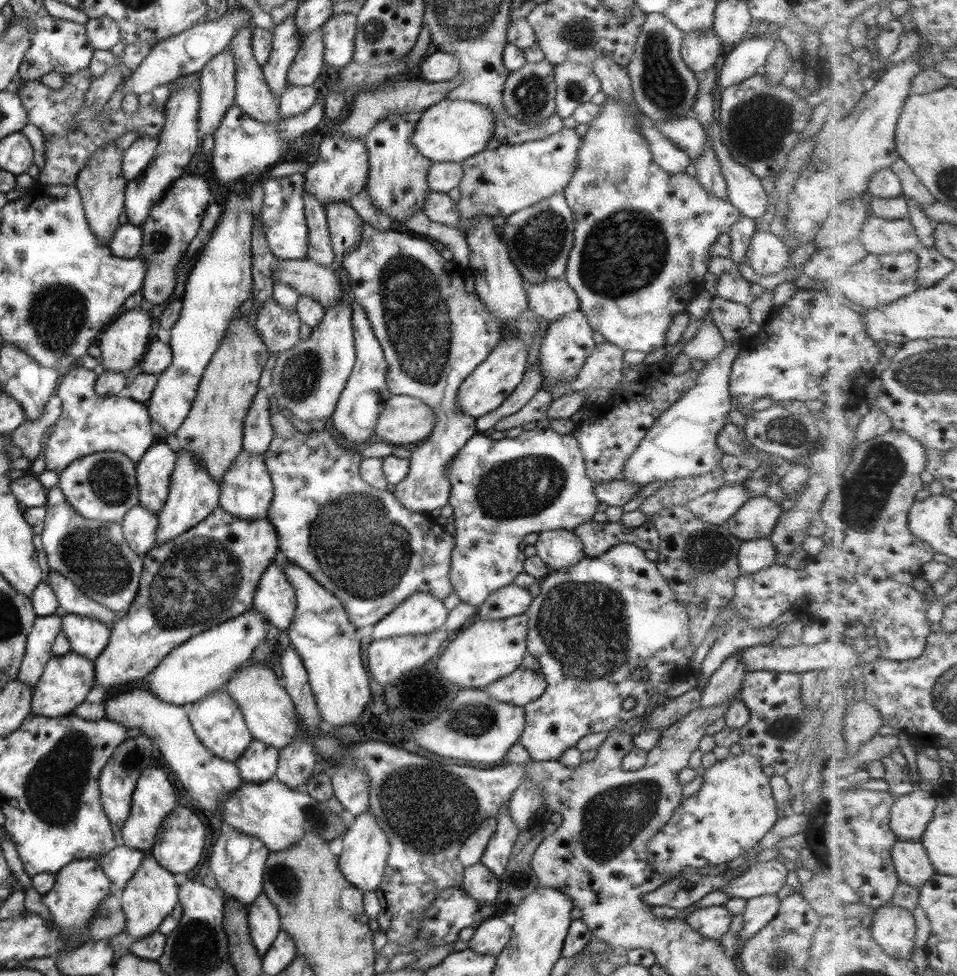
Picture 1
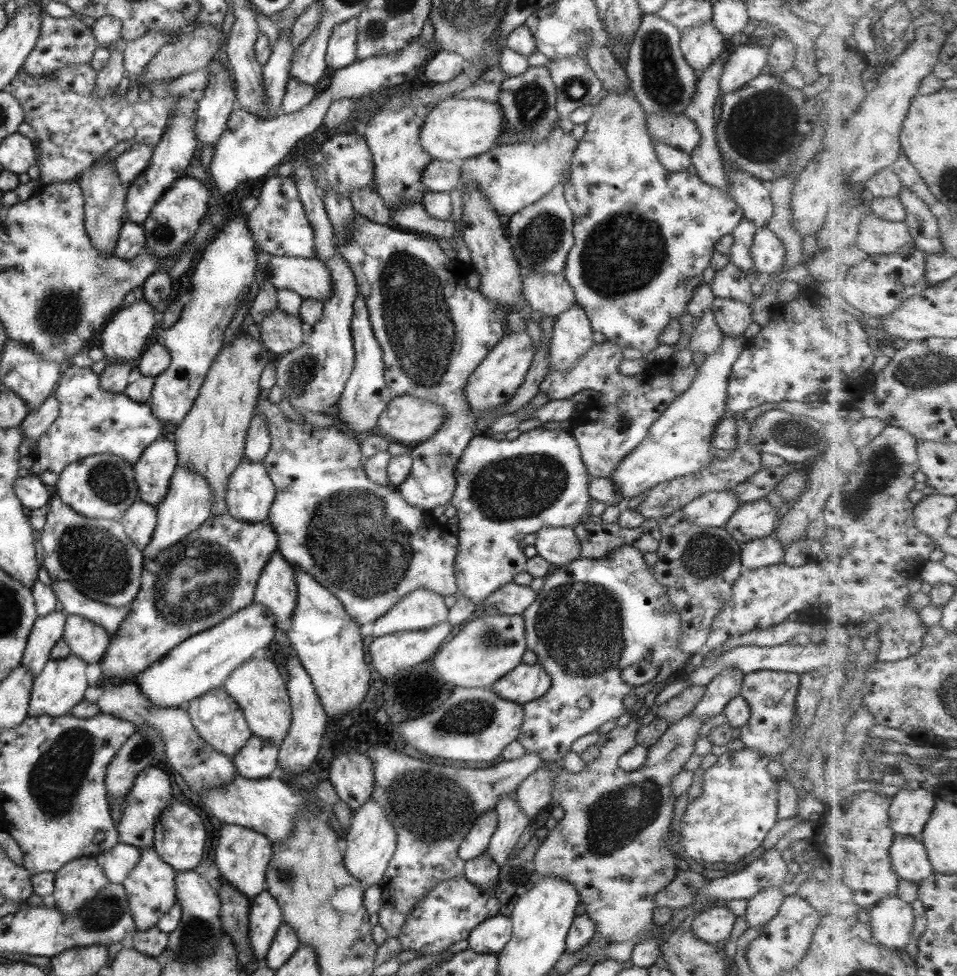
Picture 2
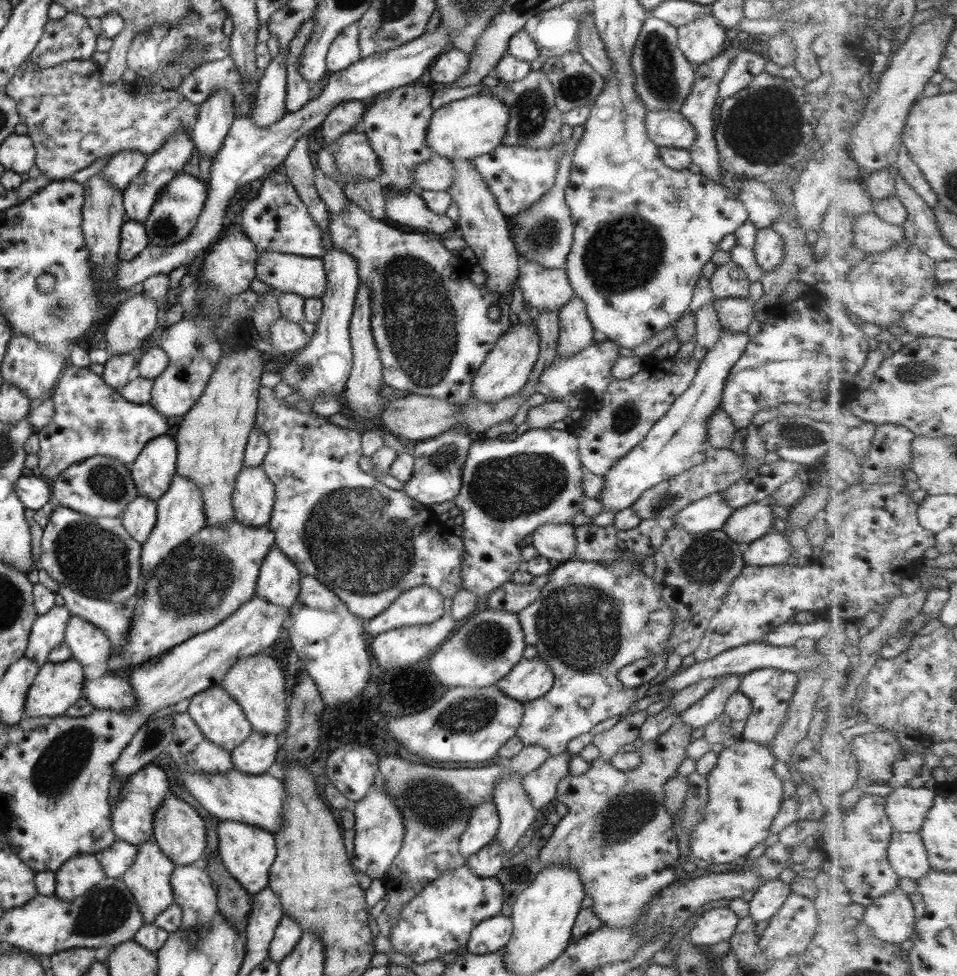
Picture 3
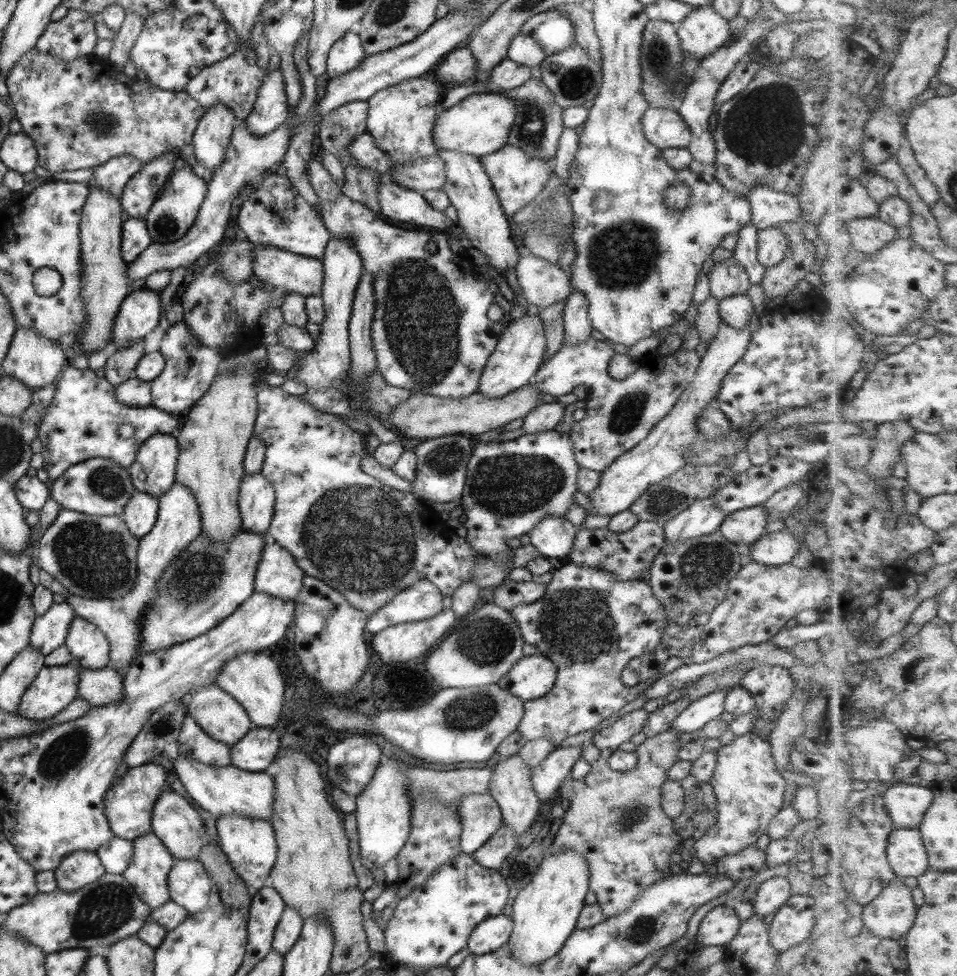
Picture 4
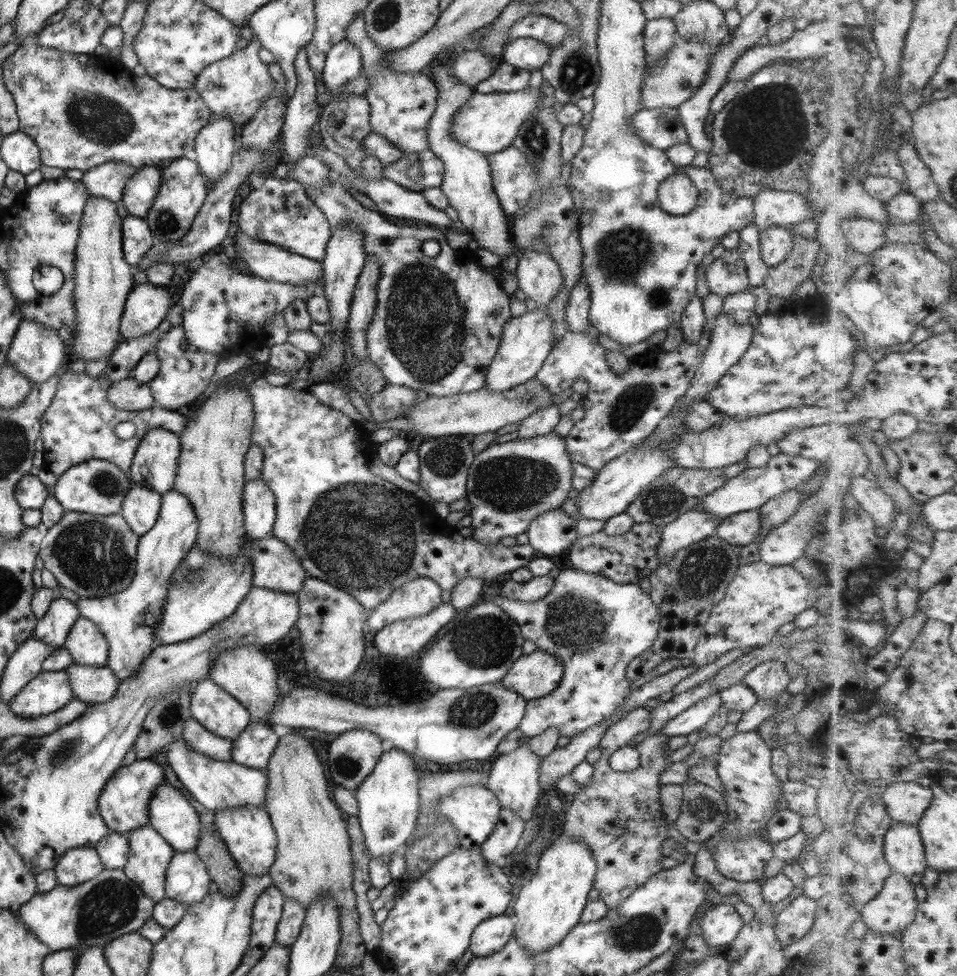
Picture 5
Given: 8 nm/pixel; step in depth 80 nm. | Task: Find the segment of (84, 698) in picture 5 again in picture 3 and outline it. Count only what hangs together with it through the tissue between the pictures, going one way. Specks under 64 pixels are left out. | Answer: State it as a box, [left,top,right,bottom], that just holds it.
[82,671,136,712]

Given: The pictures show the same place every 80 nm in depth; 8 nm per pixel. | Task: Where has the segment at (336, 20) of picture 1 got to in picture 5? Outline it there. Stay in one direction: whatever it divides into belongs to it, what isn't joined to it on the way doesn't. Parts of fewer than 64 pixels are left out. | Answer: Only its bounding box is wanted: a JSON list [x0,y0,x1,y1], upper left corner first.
[321,39,362,94]

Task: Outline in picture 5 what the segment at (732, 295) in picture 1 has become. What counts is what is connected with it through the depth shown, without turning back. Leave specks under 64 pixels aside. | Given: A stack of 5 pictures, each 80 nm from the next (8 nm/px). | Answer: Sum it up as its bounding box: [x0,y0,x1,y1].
[705,249,749,299]

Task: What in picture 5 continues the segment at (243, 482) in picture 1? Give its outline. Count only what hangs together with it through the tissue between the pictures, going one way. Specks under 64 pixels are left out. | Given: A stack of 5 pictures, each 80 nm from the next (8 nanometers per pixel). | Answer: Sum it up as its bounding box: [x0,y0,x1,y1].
[241,477,275,540]

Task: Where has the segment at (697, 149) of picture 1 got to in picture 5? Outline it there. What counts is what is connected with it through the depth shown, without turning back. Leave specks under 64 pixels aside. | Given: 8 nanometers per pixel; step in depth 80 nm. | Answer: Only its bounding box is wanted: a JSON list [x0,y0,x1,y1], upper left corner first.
[631,108,687,150]

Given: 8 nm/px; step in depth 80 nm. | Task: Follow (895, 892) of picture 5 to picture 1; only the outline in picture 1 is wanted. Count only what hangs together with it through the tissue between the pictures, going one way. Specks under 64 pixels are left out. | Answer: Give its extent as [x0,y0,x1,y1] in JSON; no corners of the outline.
[869,904,916,960]

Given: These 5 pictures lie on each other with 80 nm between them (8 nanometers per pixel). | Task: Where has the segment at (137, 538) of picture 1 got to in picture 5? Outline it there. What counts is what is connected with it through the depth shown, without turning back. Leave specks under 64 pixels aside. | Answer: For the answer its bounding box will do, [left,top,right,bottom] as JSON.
[119,481,160,537]

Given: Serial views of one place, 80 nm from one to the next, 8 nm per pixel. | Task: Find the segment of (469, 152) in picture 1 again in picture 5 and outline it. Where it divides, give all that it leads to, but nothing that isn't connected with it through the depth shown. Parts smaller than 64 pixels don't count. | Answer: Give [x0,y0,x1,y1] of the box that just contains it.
[448,87,541,155]

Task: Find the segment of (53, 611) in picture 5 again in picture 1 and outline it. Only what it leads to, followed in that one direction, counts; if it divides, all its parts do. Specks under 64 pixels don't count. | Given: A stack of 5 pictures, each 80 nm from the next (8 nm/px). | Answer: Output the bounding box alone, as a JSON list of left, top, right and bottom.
[16,614,61,689]

